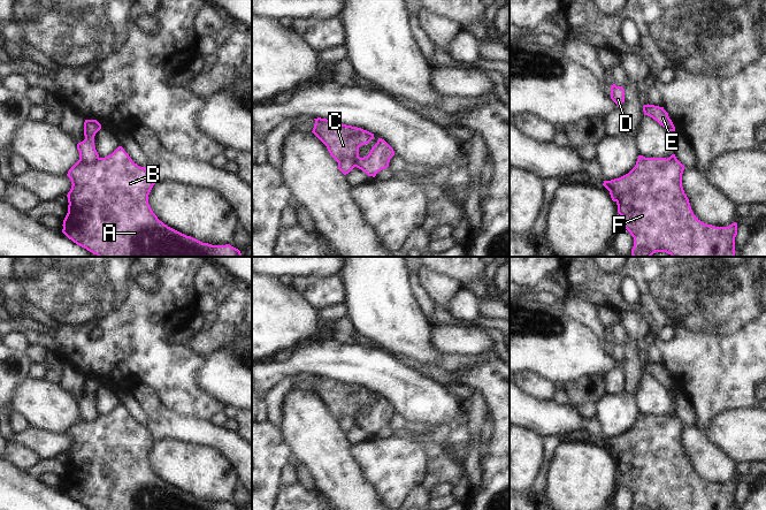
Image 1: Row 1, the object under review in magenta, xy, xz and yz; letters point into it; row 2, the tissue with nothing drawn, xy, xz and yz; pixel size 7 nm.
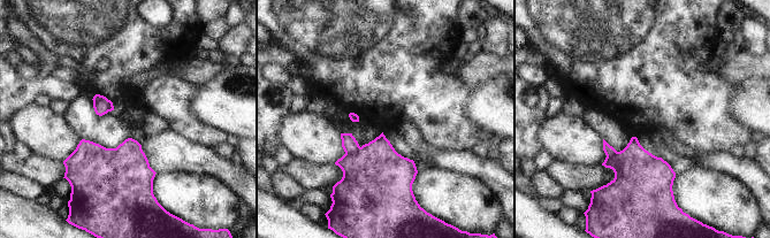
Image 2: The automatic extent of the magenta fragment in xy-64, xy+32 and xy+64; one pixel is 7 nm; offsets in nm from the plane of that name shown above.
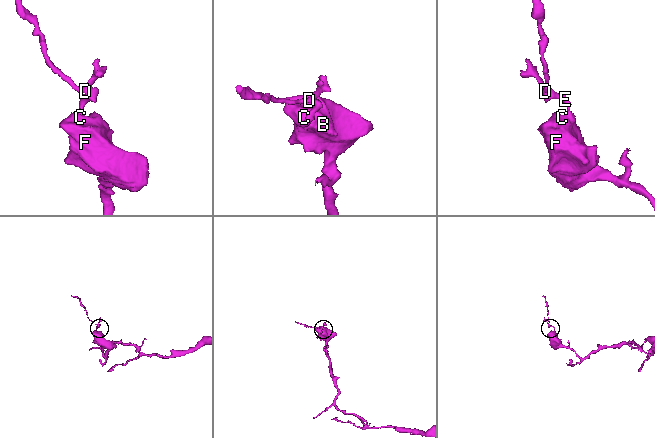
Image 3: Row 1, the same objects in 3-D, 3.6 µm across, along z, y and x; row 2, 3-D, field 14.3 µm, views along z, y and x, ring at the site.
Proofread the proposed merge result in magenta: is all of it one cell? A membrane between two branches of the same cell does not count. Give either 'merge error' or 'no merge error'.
merge error

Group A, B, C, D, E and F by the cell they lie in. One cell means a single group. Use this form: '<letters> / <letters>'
A B C F / D E

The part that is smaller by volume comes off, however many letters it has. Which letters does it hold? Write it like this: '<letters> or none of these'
D, E

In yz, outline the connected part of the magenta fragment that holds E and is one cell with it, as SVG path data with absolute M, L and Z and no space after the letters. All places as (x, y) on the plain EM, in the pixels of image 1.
M648 361L643 364L643 370L644 370L644 373L648 373L653 378L656 378L666 388L675 389L675 385L672 378L669 376L668 371L664 367L664 365Z

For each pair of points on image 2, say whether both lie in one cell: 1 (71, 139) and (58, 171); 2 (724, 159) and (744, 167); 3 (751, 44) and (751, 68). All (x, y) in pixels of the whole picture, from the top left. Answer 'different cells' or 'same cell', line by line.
1: different cells
2: same cell
3: different cells

